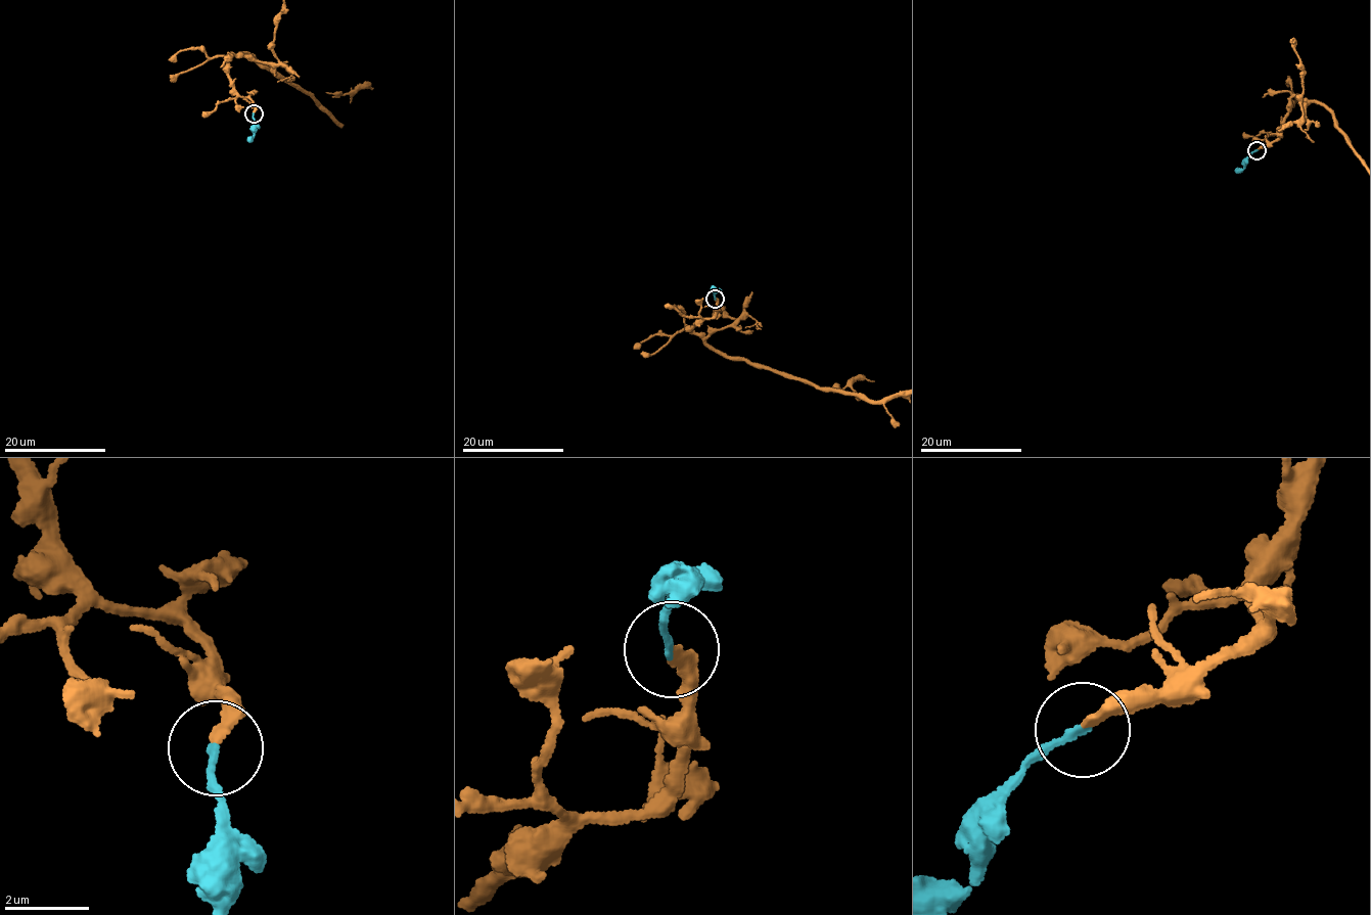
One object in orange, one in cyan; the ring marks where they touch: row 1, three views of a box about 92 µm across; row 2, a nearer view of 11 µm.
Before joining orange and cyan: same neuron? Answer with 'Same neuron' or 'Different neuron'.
Same neuron

